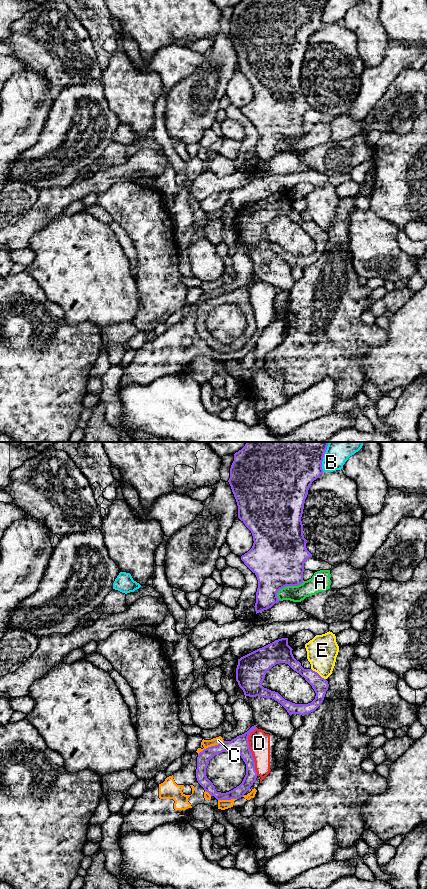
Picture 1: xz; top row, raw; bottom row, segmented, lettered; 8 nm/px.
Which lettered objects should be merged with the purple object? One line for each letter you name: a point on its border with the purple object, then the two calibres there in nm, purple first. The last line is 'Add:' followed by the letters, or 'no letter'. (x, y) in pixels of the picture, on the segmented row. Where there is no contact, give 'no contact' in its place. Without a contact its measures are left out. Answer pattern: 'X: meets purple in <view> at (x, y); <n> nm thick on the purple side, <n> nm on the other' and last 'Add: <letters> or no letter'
Add: no letter

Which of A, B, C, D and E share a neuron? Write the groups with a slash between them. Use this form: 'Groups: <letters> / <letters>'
Groups: A / B / C D / E

